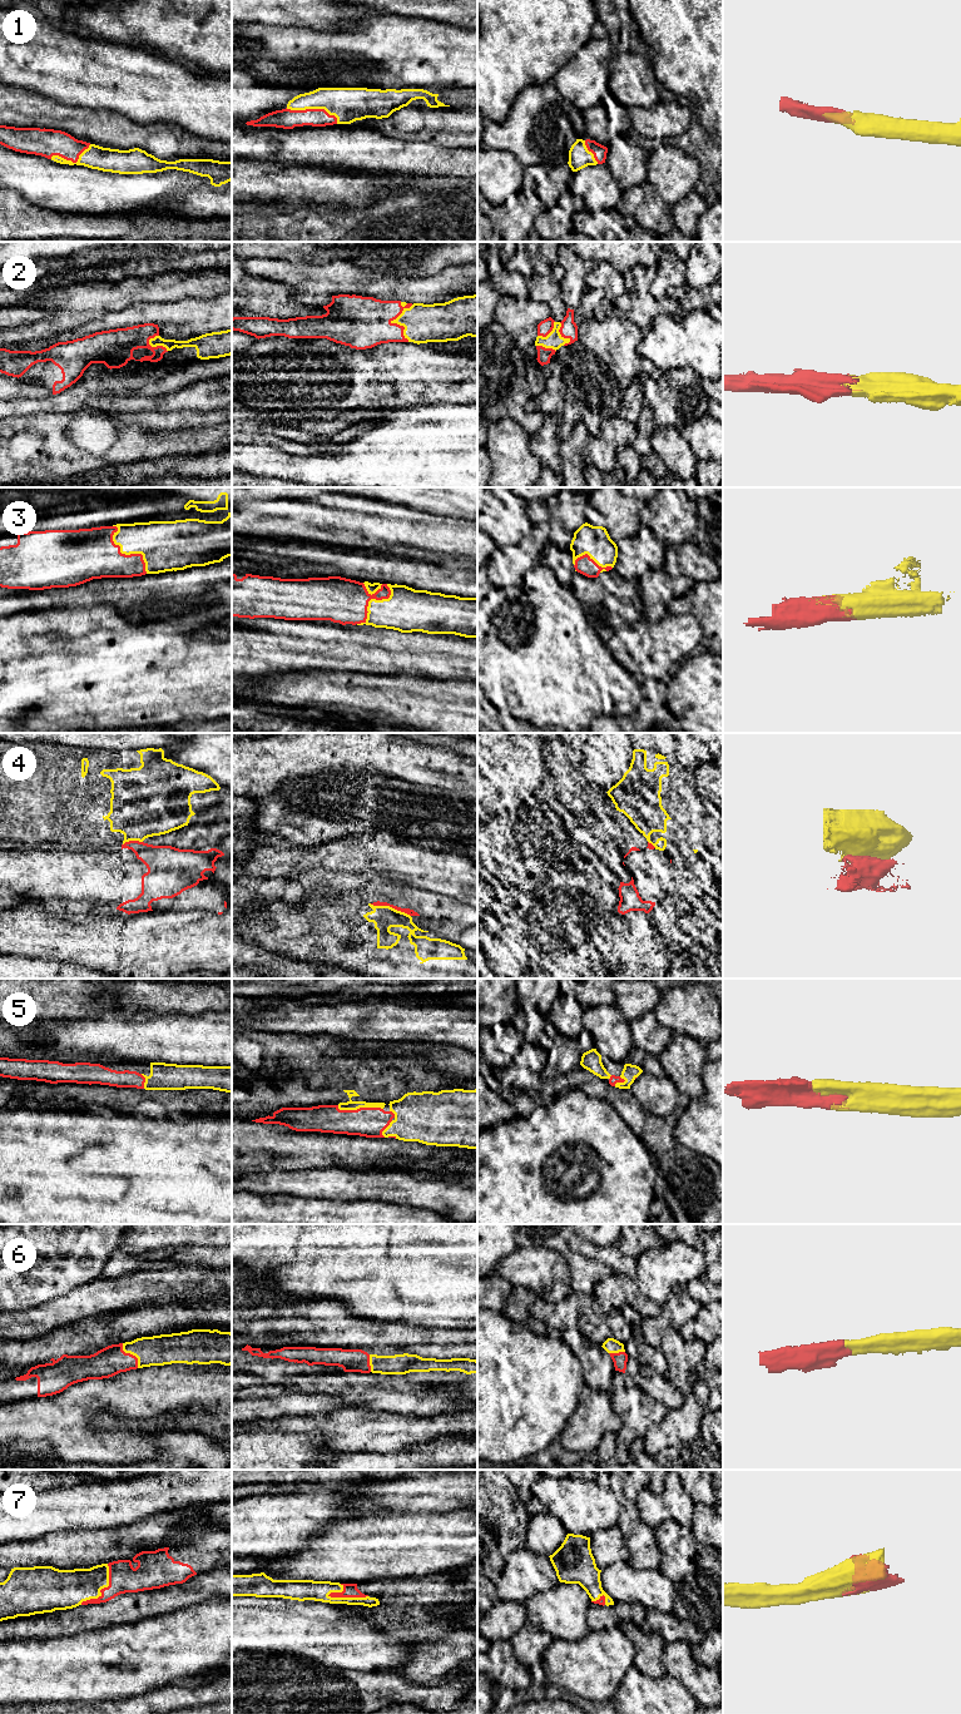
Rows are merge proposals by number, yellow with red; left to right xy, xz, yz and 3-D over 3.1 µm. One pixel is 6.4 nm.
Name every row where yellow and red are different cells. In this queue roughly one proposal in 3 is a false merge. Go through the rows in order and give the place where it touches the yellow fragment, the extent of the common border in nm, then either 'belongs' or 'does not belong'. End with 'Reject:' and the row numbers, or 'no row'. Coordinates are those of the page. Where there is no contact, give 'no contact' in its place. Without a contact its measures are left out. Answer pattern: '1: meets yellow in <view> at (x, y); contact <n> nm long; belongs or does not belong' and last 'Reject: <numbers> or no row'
1: meets yellow in xz at (313, 108); contact 340 nm long; belongs
2: meets yellow in xz at (396, 322); contact 260 nm long; belongs
3: meets yellow in xy at (125, 554); contact 380 nm long; belongs
4: meets yellow in xz at (390, 907); contact 280 nm long; does not belong
5: meets yellow in xz at (360, 1106); contact 300 nm long; belongs
6: meets yellow in xy at (132, 1353); contact 190 nm long; belongs
7: meets yellow in xz at (347, 1598); contact 260 nm long; belongs
Reject: 4

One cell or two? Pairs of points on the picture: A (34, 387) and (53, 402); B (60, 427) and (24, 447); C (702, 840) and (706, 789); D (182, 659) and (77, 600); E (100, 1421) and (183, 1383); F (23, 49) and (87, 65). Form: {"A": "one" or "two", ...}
{"A": "two", "B": "one", "C": "two", "D": "two", "E": "two", "F": "one"}

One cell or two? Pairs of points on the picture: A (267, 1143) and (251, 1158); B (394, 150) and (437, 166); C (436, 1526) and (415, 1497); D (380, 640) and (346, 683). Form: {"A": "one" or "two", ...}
{"A": "two", "B": "one", "C": "two", "D": "two"}

